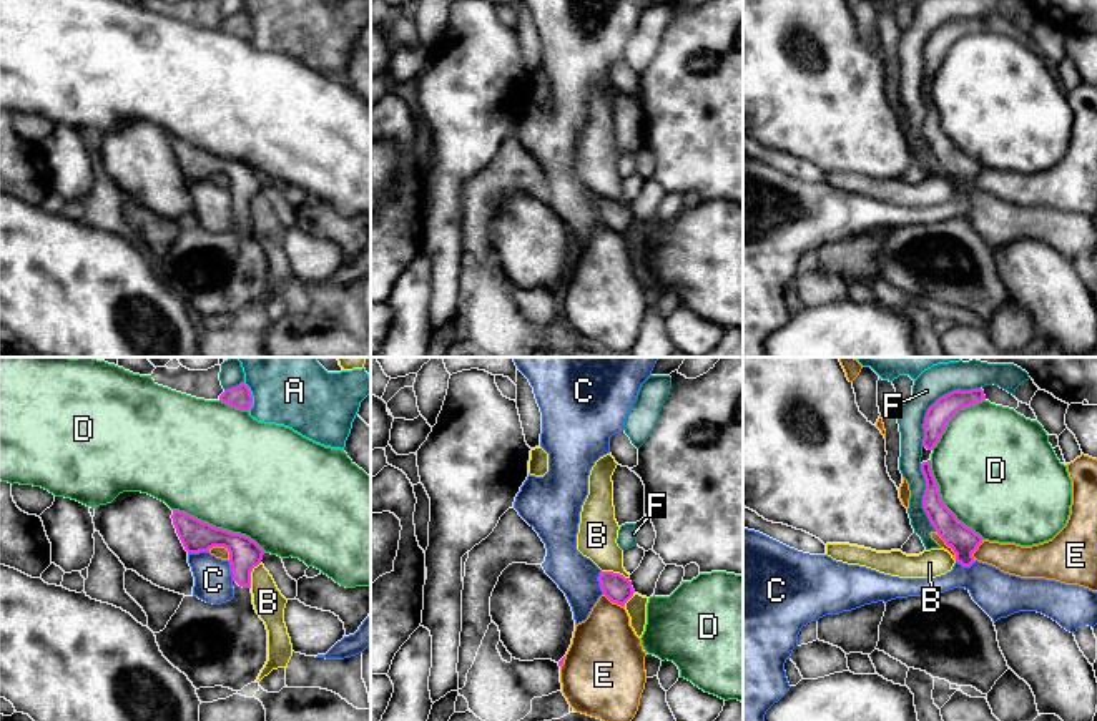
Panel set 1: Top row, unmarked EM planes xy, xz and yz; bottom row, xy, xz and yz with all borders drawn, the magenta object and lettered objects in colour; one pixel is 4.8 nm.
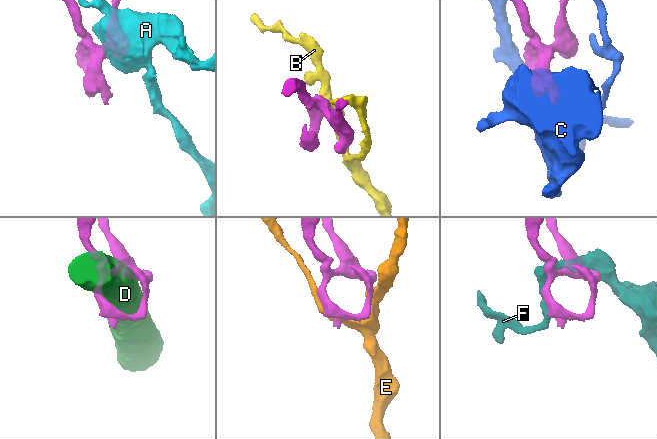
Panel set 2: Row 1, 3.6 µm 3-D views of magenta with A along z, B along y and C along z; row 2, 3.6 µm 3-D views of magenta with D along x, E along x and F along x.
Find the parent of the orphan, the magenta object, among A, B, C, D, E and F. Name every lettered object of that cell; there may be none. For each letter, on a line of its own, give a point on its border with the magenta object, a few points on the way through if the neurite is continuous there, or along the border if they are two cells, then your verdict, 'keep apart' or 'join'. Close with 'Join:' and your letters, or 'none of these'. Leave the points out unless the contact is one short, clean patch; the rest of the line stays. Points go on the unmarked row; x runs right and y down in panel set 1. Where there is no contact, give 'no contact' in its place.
A: meets magenta in xy at (251, 24); keep apart
B: meets magenta in xz at (615, 201); border along xz (602, 198), (612, 198), (629, 206); keep apart
C: meets magenta in xz at (599, 208); border along xz (600, 198), (599, 210), (604, 221); keep apart
D: meets magenta in xy at (220, 156); keep apart
E: meets magenta in xy at (221, 173); keep apart
F: meets magenta in yz at (934, 30); keep apart
Join: none of these

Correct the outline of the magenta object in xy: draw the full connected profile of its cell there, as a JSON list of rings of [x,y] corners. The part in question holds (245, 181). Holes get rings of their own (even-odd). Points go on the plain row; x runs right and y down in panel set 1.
[[[173,138],[173,153],[188,181],[224,174],[229,179],[234,226],[213,233],[198,224],[184,224],[166,256],[155,261],[163,284],[188,304],[196,317],[223,314],[241,319],[254,311],[268,289],[268,258],[254,238],[251,199],[263,188],[264,178],[249,164],[216,156],[184,140]]]

